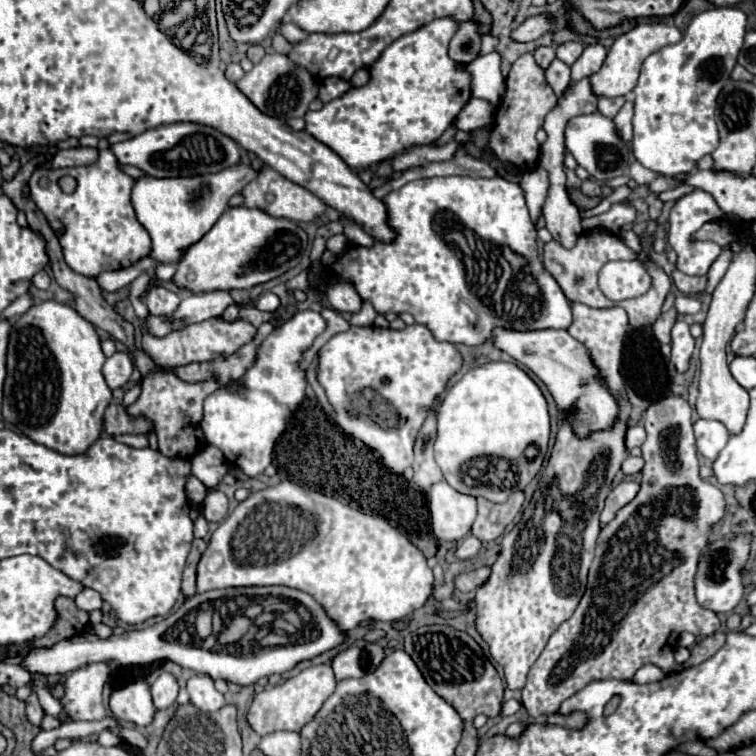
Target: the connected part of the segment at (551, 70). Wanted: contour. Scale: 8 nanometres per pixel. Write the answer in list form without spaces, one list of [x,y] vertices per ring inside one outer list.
[[[553,60],[551,66],[547,68],[545,76],[547,76],[547,82],[551,84],[551,88],[555,90],[555,94],[561,98],[565,94],[565,90],[569,88],[569,84],[571,84],[569,66],[565,66],[565,62],[561,62],[561,60]]]

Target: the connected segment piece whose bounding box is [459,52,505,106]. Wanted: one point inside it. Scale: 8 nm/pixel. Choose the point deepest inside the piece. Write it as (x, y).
(487, 82)

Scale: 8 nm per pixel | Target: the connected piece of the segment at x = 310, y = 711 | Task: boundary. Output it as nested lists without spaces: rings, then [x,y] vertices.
[[[317,664],[301,670],[297,676],[285,680],[283,684],[273,686],[271,690],[263,690],[255,696],[251,710],[249,710],[249,724],[259,734],[271,734],[277,730],[293,730],[299,732],[307,722],[313,720],[313,716],[321,710],[323,702],[335,692],[335,676],[331,664]]]

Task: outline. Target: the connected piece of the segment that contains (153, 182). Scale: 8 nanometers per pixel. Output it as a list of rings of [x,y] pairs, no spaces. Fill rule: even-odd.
[[[235,164],[215,174],[201,174],[201,176],[187,176],[187,178],[153,178],[143,174],[141,178],[137,178],[131,192],[131,202],[137,220],[145,226],[145,230],[153,240],[153,250],[147,258],[139,260],[129,268],[121,268],[115,272],[101,272],[97,276],[99,286],[105,288],[107,292],[115,292],[131,284],[143,272],[151,272],[155,262],[175,264],[177,258],[181,258],[181,250],[201,240],[217,222],[217,218],[225,212],[229,198],[241,192],[253,178],[257,178],[257,174],[259,172],[253,170],[251,166]]]

